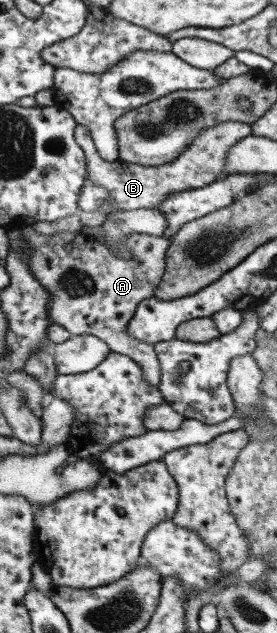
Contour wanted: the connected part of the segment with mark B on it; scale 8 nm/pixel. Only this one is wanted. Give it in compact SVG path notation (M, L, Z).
M221 122L216 126L202 129L186 147L169 163L158 166L140 166L123 161L105 161L98 153L90 131L83 125L76 125L74 136L76 142L86 155L87 183L104 187L109 191L112 203L102 205L90 212L81 212L80 220L84 226L101 225L112 211L119 209L151 209L160 205L171 193L183 193L185 190L205 187L224 175L228 149L244 137L252 134L252 124L243 122Z

